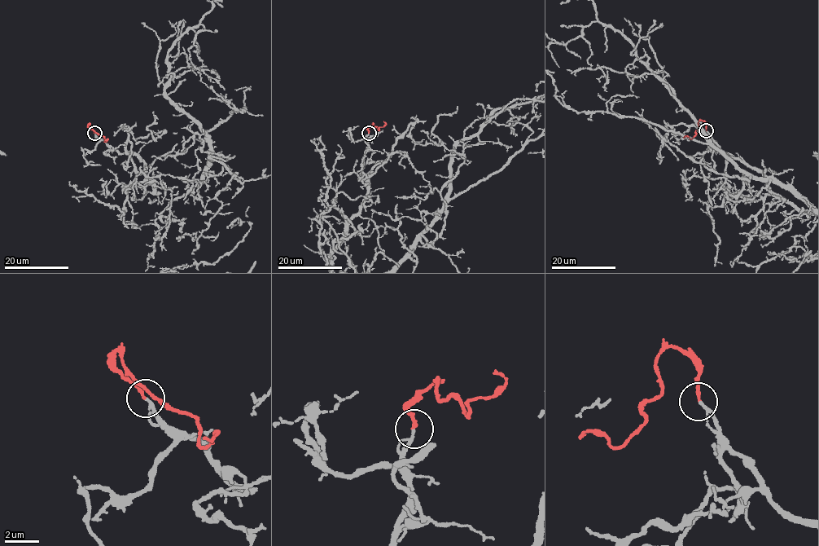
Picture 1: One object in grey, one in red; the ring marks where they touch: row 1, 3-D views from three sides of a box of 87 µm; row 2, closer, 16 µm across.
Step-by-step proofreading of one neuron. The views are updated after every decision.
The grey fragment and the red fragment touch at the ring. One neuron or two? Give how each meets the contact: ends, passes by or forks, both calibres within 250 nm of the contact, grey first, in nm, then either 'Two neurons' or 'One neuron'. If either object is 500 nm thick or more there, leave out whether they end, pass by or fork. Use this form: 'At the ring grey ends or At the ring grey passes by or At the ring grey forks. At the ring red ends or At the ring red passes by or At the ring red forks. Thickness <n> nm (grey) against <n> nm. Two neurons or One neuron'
At the ring grey passes by. At the ring red ends. Thickness 120 nm (grey) against 180 nm. One neuron

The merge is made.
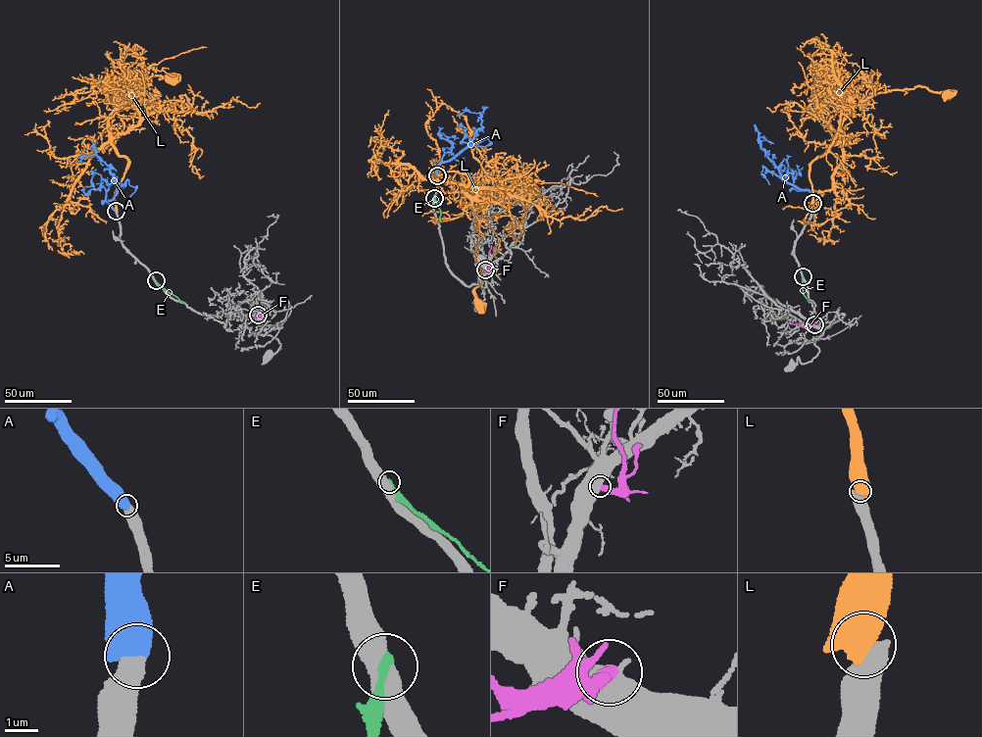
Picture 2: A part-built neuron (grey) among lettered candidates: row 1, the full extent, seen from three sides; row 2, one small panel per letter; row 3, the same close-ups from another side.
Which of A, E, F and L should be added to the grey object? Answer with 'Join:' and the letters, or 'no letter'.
Join: A

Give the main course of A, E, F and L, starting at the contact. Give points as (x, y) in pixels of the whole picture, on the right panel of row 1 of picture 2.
A: (813, 203), (809, 191), (784, 180), (777, 167), (761, 149), (759, 137), (773, 143)
E: (803, 276), (803, 291), (809, 302)
F: (814, 325), (789, 323)
L: (812, 203), (810, 164), (828, 150), (836, 131), (822, 110), (814, 116), (796, 103), (767, 107)

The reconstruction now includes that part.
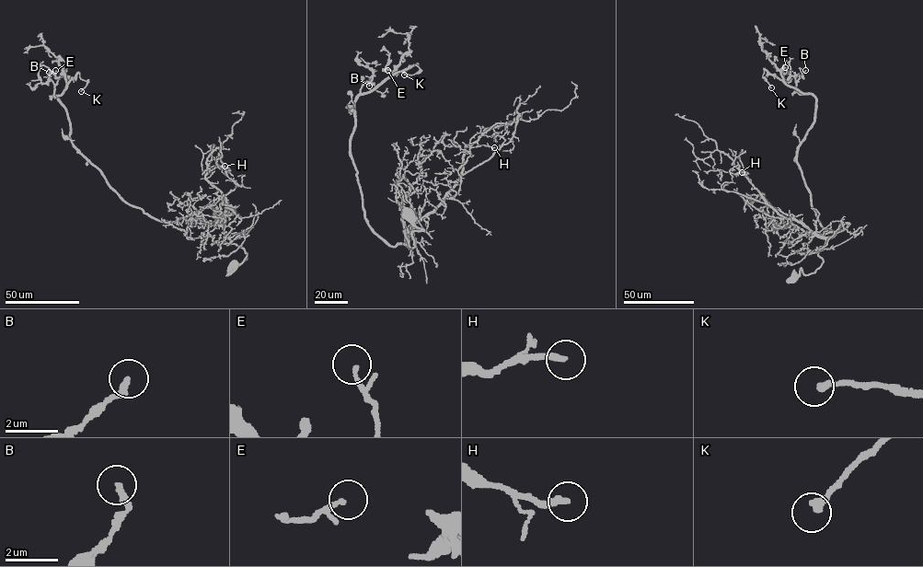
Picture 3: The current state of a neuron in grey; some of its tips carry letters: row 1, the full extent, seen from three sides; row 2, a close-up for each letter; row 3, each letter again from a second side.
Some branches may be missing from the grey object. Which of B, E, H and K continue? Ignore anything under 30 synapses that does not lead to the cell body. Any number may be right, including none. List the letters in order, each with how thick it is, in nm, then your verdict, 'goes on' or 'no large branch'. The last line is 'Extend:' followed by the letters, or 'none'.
B: 260 nm | no large branch
E: 110 nm | no large branch
H: 240 nm | goes on
K: 280 nm | no large branch
Extend: H

